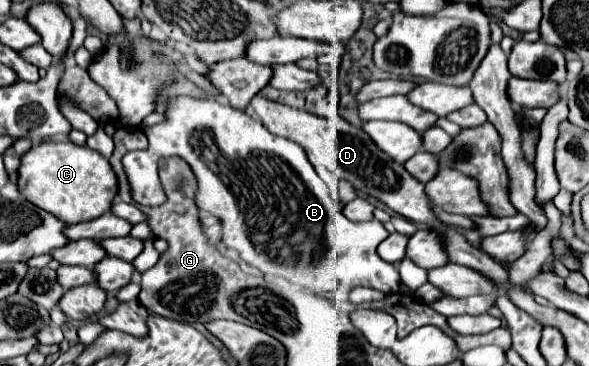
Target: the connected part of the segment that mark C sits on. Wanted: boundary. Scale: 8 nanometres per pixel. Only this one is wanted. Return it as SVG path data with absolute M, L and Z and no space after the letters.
M62 134L34 145L24 155L18 189L30 203L52 211L52 215L60 215L64 223L72 225L108 213L118 193L118 179L104 155L86 145L74 145L68 135Z

